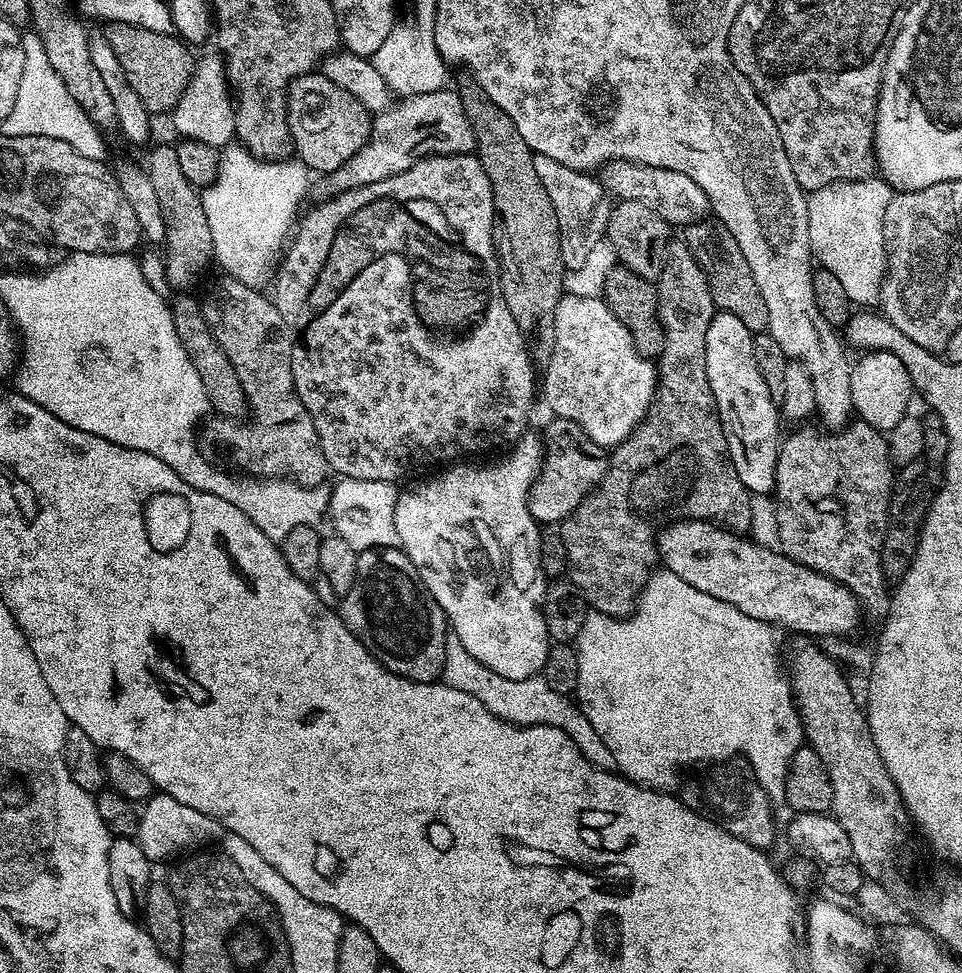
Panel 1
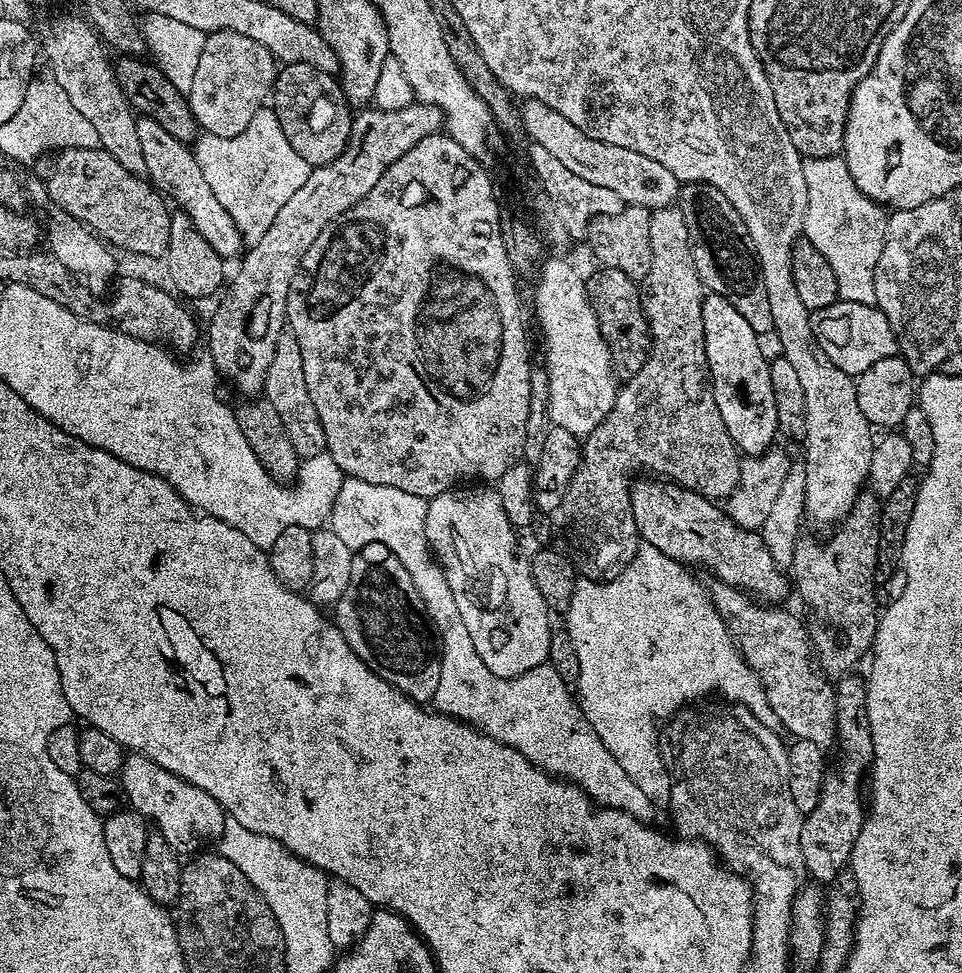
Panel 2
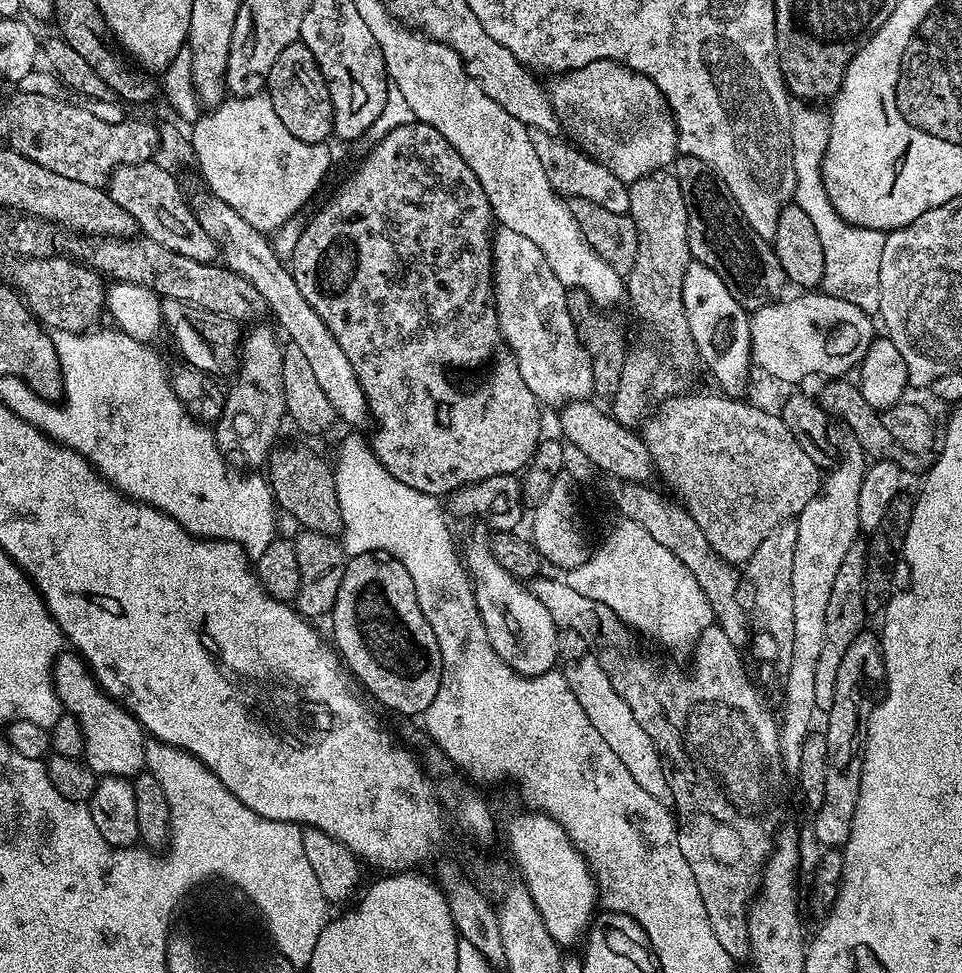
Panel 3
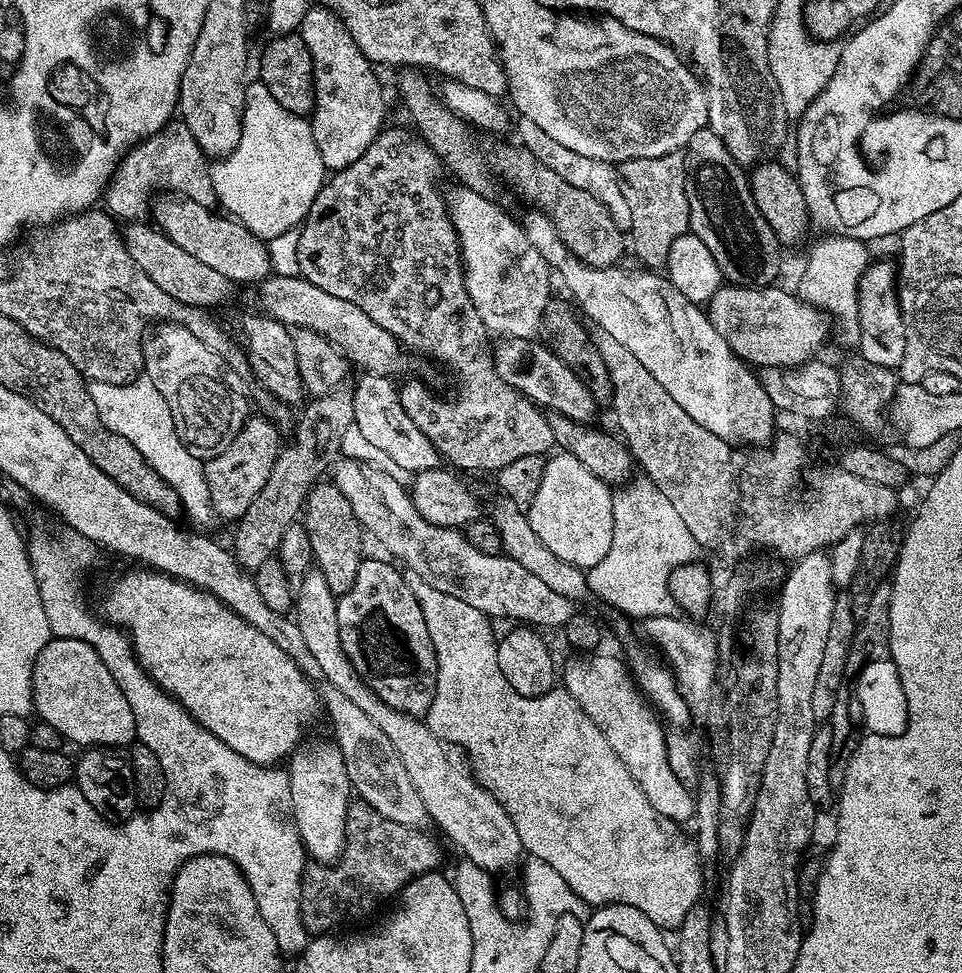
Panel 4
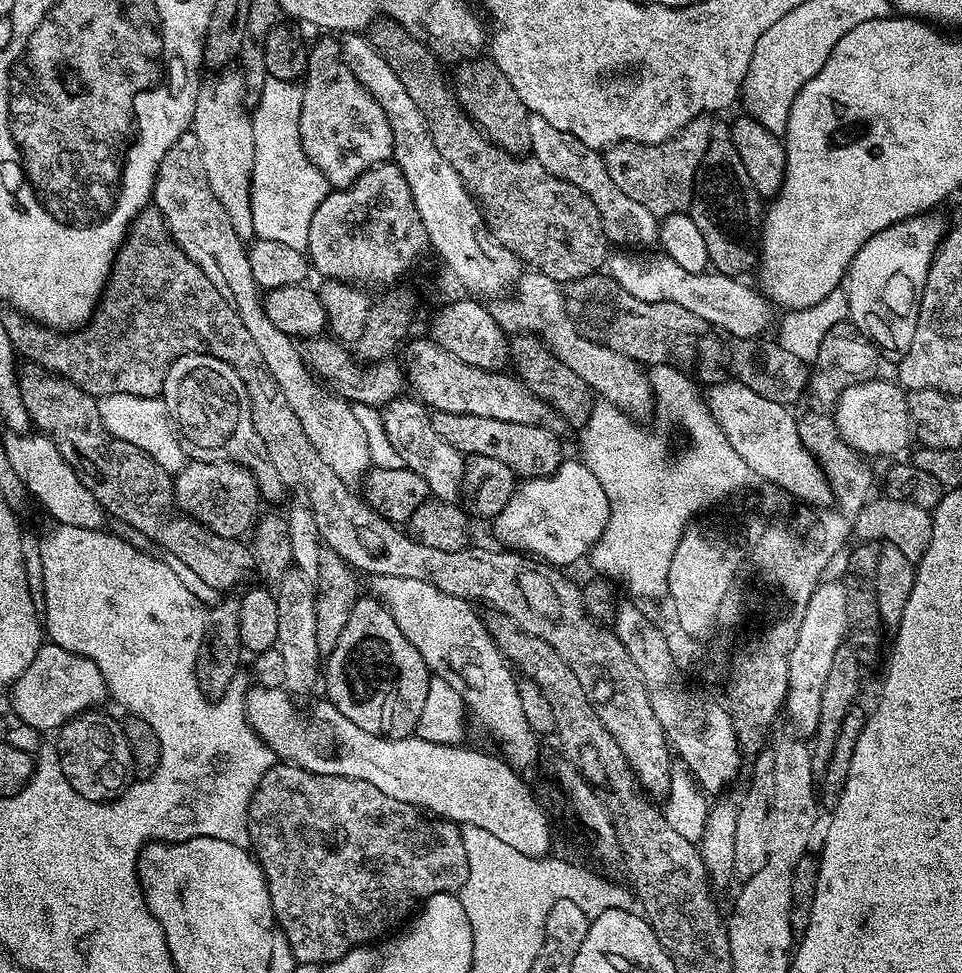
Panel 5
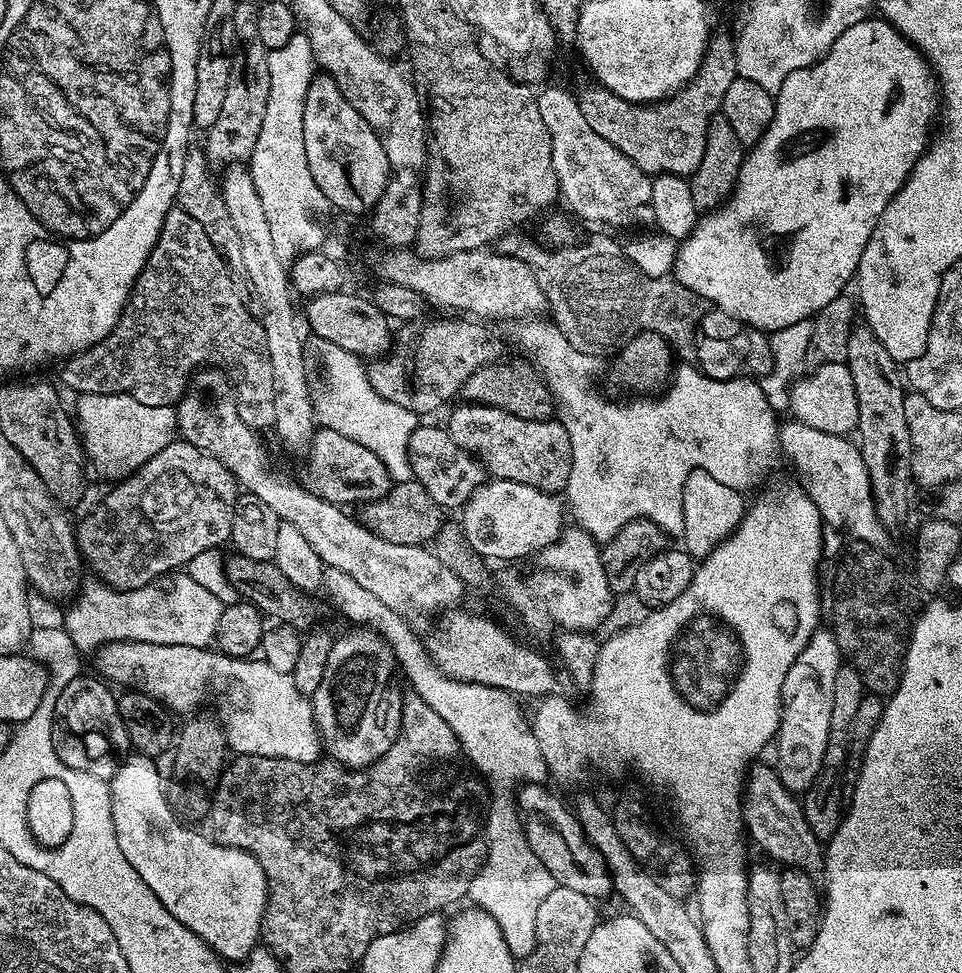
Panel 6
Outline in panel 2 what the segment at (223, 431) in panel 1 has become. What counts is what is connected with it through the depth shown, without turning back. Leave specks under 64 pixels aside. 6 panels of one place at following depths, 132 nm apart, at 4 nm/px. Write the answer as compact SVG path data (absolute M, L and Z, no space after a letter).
M291 330L281 332L278 344L274 346L274 358L270 358L270 368L266 370L263 395L281 415L286 434L289 435L290 442L293 443L293 448L300 458L325 451L326 434L310 402L310 394L306 390L306 380L302 374L302 354Z

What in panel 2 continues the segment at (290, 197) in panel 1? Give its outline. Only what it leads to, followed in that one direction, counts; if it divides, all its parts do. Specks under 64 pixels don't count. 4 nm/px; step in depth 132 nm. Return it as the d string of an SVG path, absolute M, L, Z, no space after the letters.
M268 106L259 108L254 118L250 118L250 126L234 138L197 135L194 151L214 198L218 198L226 214L234 218L243 243L248 246L255 243L255 237L270 230L270 222L278 218L278 210L286 206L287 200L298 191L298 186L306 183L313 170L306 158L301 158L294 146L286 142L286 134L282 134L282 126Z

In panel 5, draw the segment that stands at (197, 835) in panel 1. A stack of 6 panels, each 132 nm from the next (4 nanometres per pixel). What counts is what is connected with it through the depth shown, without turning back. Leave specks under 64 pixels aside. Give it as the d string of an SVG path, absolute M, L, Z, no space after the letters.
M51 642L41 643L34 662L30 662L30 666L26 666L24 673L12 681L11 692L12 708L16 711L15 719L19 723L29 724L41 730L47 730L47 728L59 730L66 721L74 719L81 712L99 709L103 705L100 703L106 698L109 699L110 696L110 689L102 678L102 670L98 670L98 666L90 662L90 658L82 654L74 654L70 650L62 650L62 646Z

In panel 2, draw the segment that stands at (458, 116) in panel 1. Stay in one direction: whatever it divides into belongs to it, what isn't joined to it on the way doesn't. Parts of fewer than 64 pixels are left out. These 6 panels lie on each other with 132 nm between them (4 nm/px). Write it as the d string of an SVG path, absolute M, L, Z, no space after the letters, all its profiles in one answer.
M414 102L410 106L402 106L402 110L382 110L368 106L361 112L364 113L361 116L359 113L352 121L348 145L344 147L342 154L338 154L334 162L313 168L306 183L298 186L298 191L287 200L286 206L278 210L278 218L270 222L270 230L255 237L255 243L243 253L236 277L227 281L222 292L224 297L217 302L216 309L208 320L206 343L213 356L214 366L225 381L232 380L233 386L241 392L241 397L256 398L263 393L266 370L270 368L270 358L274 358L274 346L278 344L280 333L286 328L290 282L300 269L306 250L314 246L314 238L318 238L318 234L322 234L325 226L338 218L338 214L346 214L350 206L366 198L366 194L374 190L374 182L378 182L378 178L382 178L382 174L386 174L386 170L390 170L390 166L394 166L394 162L398 162L398 158L402 158L406 150L422 142L422 138L437 135L444 128L444 115L433 104Z

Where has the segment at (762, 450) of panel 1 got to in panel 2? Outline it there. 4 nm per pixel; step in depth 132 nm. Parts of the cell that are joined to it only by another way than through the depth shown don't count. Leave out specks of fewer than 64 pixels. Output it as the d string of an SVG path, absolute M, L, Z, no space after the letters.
M711 294L705 295L702 302L702 330L718 414L722 414L722 422L726 422L737 449L748 458L760 456L773 447L772 439L778 436L769 361L764 360L764 352L760 349L761 337L726 298Z

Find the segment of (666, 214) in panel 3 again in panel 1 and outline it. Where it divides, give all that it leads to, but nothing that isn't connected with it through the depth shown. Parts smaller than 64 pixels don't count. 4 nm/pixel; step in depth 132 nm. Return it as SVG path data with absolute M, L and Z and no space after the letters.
M669 239L662 274L655 285L660 321L664 327L656 396L642 423L621 444L611 449L608 469L596 489L558 528L562 542L566 542L572 583L588 601L591 611L613 618L631 616L635 612L636 601L657 567L656 533L665 524L673 520L711 520L713 524L737 534L747 533L751 526L752 496L734 470L726 446L726 434L710 390L710 378L706 378L706 330L710 330L712 316L718 309L712 301L706 274L702 274L683 239Z

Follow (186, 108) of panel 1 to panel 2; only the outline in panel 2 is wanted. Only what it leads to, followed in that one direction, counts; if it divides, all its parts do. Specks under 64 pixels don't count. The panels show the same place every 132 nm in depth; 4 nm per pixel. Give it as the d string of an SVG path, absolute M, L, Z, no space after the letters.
M227 28L221 32L210 32L205 35L202 55L194 73L194 82L188 91L188 105L194 114L197 125L207 135L218 138L234 138L250 126L250 118L259 108L265 107L269 99L272 85L276 83L278 61L275 56L262 46L262 42L254 42L254 38L246 38L246 34L238 34Z

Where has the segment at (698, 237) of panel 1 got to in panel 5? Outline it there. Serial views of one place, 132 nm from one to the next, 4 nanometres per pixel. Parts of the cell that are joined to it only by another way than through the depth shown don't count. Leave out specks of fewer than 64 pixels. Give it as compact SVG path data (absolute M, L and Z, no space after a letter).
M713 123L710 146L706 146L706 154L702 154L702 162L694 178L690 215L706 241L708 262L715 271L740 278L745 275L743 272L757 267L762 198L746 175L746 166L742 166L738 150L734 150L732 130L727 123Z

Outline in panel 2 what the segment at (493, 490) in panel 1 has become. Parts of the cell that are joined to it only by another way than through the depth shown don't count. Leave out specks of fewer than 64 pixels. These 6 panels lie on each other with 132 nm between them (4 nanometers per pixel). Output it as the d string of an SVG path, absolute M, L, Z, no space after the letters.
M457 486L451 492L443 492L428 500L426 510L426 538L428 546L432 550L434 559L440 563L440 568L446 574L446 582L450 582L450 594L454 594L454 603L458 605L458 610L462 614L462 623L466 625L466 630L470 633L470 642L474 642L474 650L478 650L478 658L486 662L486 670L490 670L495 676L521 676L534 666L545 663L548 659L548 647L552 641L553 629L548 628L548 616L550 609L542 598L538 586L532 577L532 565L527 555L520 553L520 548L516 545L517 529L513 528L510 518L506 518L506 510L500 501L500 495L488 486Z

